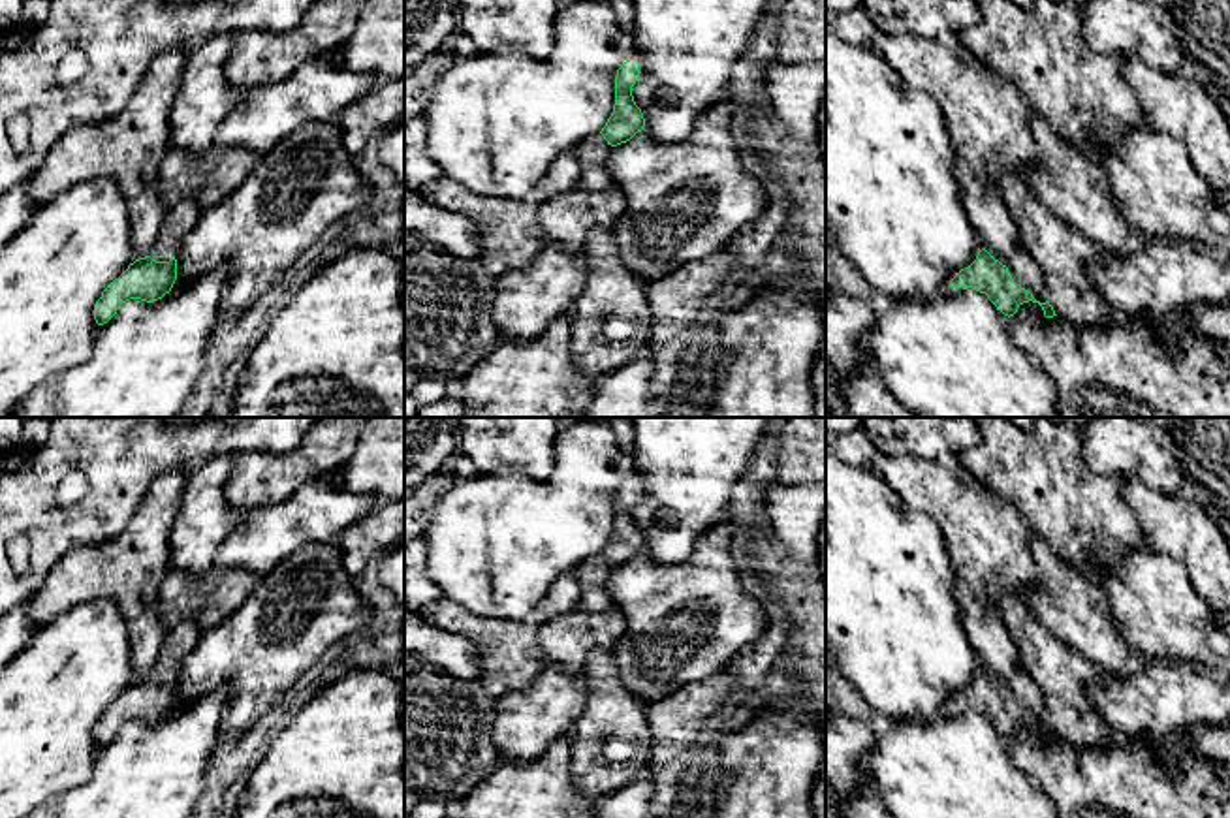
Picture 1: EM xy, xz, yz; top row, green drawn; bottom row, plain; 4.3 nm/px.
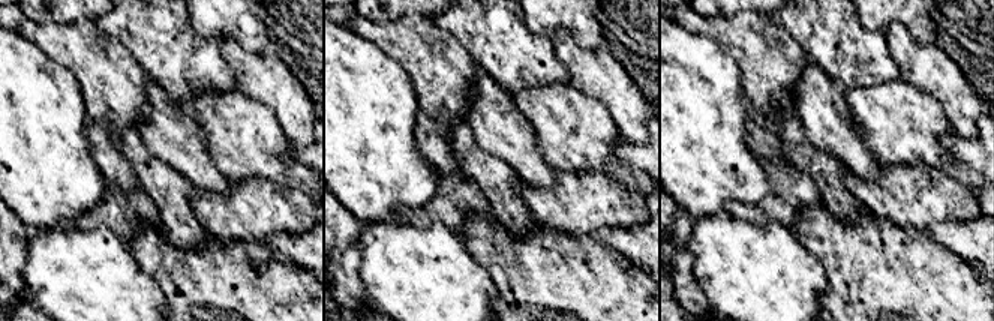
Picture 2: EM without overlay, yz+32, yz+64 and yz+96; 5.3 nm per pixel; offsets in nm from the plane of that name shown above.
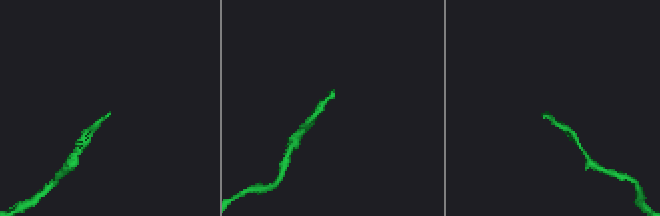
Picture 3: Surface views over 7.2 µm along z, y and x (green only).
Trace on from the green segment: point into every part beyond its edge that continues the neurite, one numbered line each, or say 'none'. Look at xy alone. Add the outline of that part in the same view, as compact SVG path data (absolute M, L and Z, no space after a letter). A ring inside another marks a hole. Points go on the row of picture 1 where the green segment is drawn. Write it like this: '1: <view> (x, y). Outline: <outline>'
1: xy (179, 220). Outline: M182 197L169 207L149 256L156 261L169 261L194 229L199 212L201 209L192 197Z

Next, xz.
1: xz (593, 153). Outline: M592 134L574 147L579 162L577 188L604 190L613 184L607 167L611 149L613 147L604 139L602 134Z

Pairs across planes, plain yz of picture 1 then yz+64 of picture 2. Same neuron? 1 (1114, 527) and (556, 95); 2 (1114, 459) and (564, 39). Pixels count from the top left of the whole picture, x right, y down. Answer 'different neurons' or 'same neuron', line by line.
1: different neurons
2: different neurons

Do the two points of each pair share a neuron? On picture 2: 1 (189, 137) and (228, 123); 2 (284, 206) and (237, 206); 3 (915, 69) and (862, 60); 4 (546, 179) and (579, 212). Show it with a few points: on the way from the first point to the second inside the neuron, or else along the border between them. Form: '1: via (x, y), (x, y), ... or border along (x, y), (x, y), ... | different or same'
1: border along (183, 108), (204, 132), (209, 153), (216, 165) | different
2: via (272, 206), (249, 206) | same
3: border along (885, 35), (889, 54), (901, 75) | different
4: border along (556, 171), (553, 186), (531, 186), (522, 180) | different

